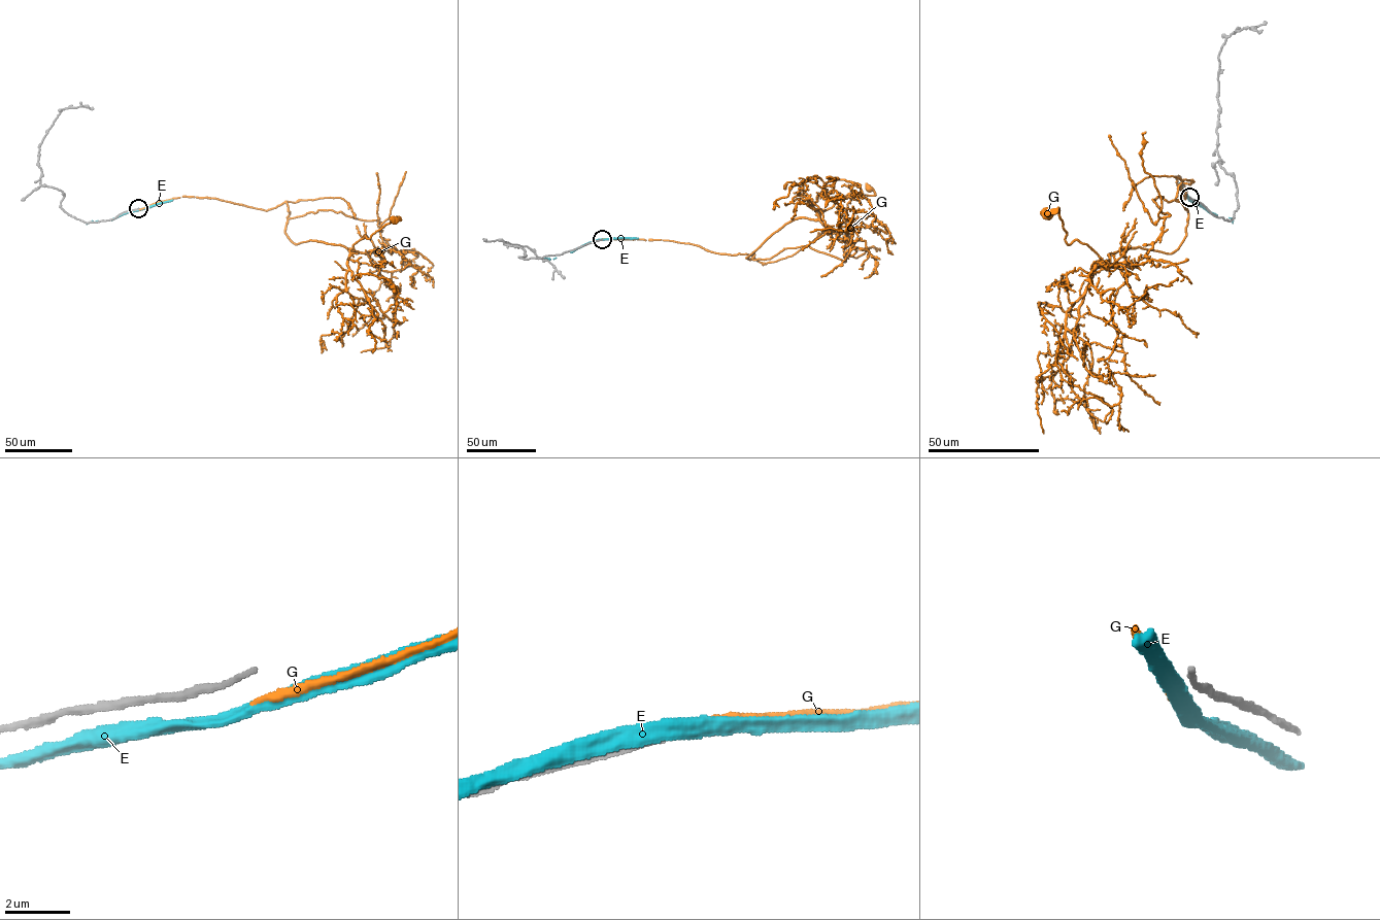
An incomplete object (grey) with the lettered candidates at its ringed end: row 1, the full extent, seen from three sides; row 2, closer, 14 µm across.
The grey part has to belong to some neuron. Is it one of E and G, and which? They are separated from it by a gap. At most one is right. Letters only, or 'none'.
none

